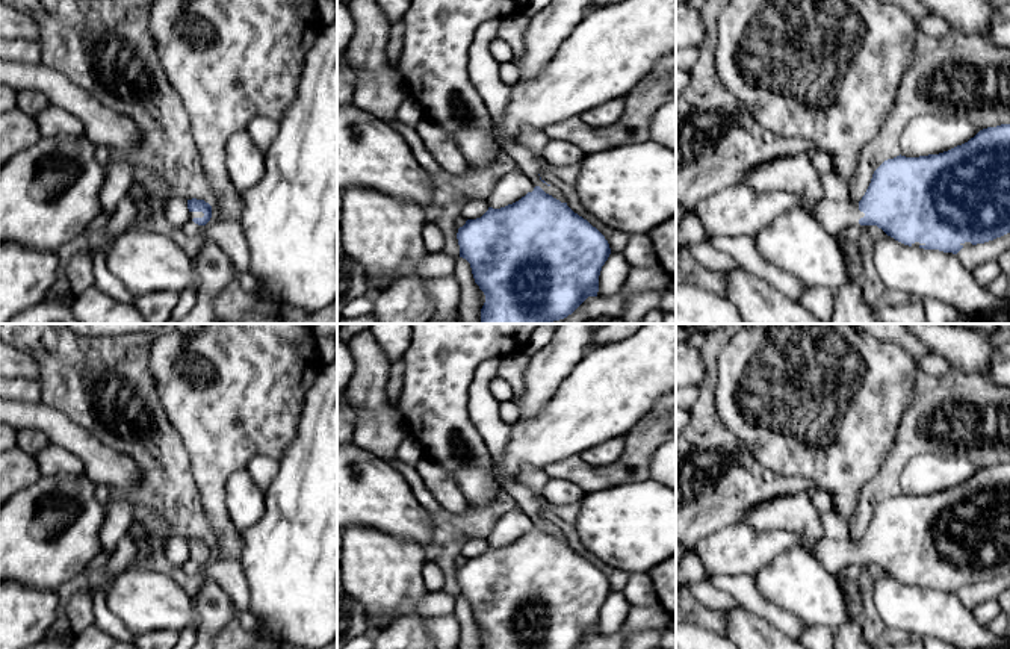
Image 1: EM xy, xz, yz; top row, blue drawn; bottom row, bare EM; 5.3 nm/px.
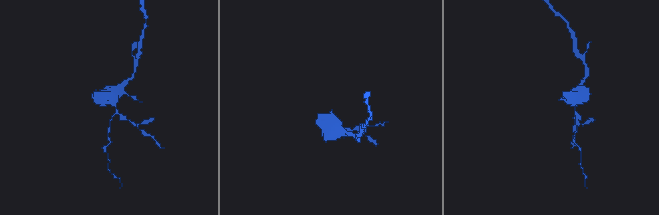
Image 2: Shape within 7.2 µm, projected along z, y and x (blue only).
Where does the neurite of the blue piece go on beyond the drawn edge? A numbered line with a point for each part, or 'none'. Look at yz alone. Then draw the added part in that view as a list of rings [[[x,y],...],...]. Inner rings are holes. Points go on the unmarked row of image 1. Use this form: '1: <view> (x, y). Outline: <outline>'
1: yz (734, 549). Outline: [[[739,522],[726,525],[697,542],[696,552],[708,578],[714,575],[754,575],[782,552],[804,548],[826,570],[838,575],[845,566],[865,555],[859,542],[823,537],[812,543],[785,531],[759,531]]]

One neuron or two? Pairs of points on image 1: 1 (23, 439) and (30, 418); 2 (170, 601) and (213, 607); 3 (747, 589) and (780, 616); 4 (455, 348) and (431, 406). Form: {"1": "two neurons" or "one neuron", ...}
{"1": "two neurons", "2": "two neurons", "3": "one neuron", "4": "one neuron"}

